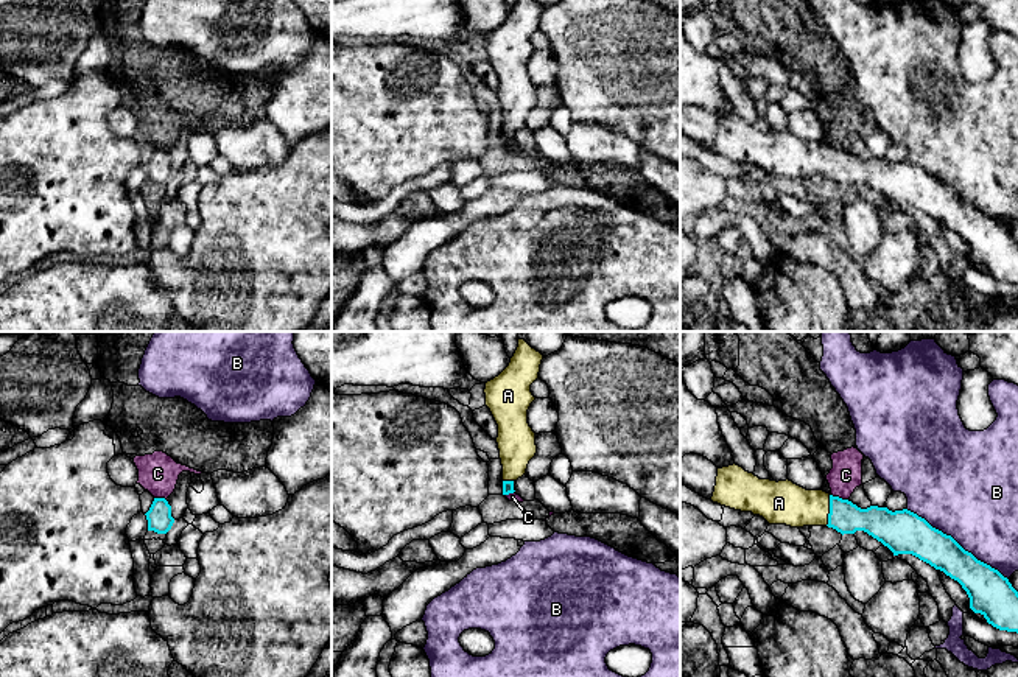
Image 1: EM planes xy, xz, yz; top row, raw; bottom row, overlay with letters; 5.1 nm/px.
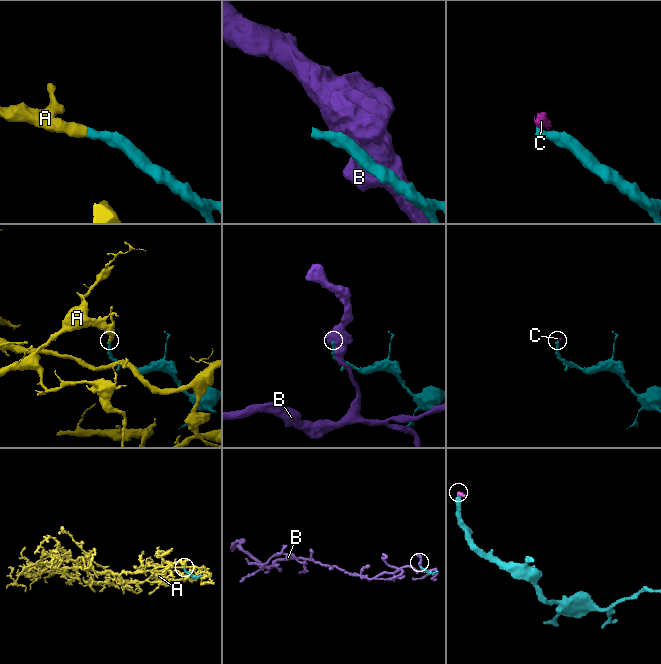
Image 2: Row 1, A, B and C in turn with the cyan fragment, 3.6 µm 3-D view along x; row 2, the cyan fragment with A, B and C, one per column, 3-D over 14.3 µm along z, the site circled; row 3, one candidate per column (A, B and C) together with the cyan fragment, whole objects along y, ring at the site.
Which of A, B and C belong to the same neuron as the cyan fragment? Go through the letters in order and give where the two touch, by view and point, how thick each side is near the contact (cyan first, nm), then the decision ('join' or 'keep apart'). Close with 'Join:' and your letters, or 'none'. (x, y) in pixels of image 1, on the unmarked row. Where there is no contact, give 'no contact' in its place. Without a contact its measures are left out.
A: yz (830, 162) | 160/220 nm | join
B: yz (956, 193) | 200/460 nm | keep apart
C: yz (838, 148) | 160/160 nm | keep apart
Join: A

